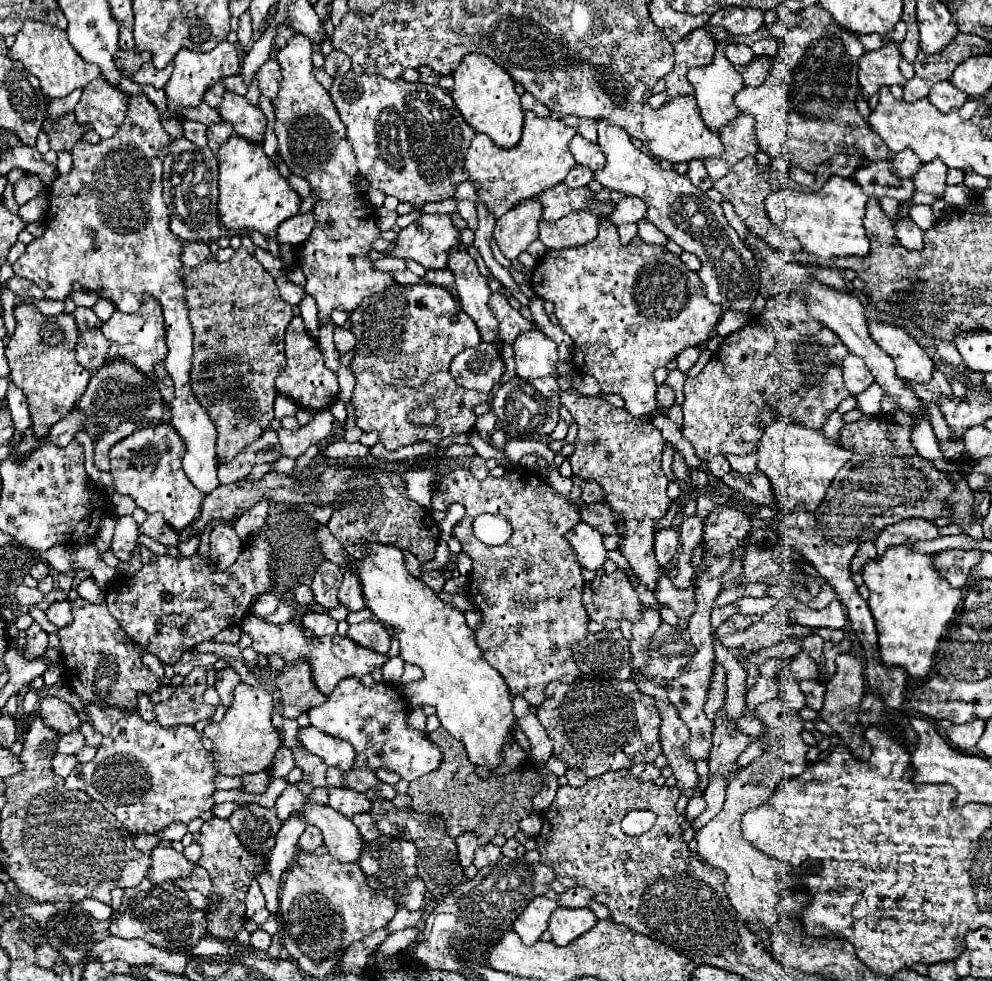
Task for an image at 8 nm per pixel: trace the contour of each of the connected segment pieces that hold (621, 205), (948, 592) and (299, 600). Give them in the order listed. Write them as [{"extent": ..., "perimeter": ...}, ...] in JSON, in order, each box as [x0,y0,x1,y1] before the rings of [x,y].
[{"extent":[608,196,644,226],"perimeter":[[[628,196],[628,198],[622,198],[620,202],[616,202],[612,214],[608,216],[616,226],[620,224],[630,224],[630,222],[638,222],[640,218],[644,218],[644,202],[640,198],[634,198],[634,196]]]},{"extent":[862,542,962,678],"perimeter":[[[906,542],[904,546],[890,546],[882,558],[870,560],[862,572],[864,584],[870,590],[868,606],[870,606],[874,622],[876,622],[876,630],[878,630],[880,658],[888,666],[902,666],[914,678],[924,678],[932,670],[936,646],[942,638],[946,624],[950,622],[950,618],[954,616],[954,612],[962,600],[960,588],[952,588],[948,584],[948,580],[944,580],[942,574],[938,574],[936,566],[934,566],[936,556],[938,554],[916,552],[914,542]]]},{"extent":[294,586,314,606],"perimeter":[[[298,586],[296,592],[294,592],[294,600],[296,600],[296,604],[300,604],[300,606],[308,606],[308,604],[312,604],[314,594],[312,594],[310,586]]]}]

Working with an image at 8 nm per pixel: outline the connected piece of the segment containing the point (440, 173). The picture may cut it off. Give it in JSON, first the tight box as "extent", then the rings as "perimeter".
{"extent":[330,70,476,206],"perimeter":[[[350,70],[344,76],[334,78],[330,96],[346,126],[346,138],[354,148],[358,168],[370,180],[372,188],[378,188],[388,196],[396,196],[400,202],[422,206],[426,202],[450,198],[456,186],[468,178],[464,170],[464,156],[476,132],[458,114],[448,90],[424,82],[412,84],[402,78],[386,80],[380,76],[362,76]]]}

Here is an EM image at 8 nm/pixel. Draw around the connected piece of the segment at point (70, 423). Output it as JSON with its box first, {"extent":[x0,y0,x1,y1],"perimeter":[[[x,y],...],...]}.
{"extent":[46,406,84,446],"perimeter":[[[74,406],[72,412],[68,412],[60,422],[56,422],[56,426],[52,426],[46,440],[56,442],[58,446],[68,446],[70,440],[74,438],[74,434],[82,430],[82,426],[84,426],[84,422],[80,422],[80,410],[76,410],[76,406]]]}

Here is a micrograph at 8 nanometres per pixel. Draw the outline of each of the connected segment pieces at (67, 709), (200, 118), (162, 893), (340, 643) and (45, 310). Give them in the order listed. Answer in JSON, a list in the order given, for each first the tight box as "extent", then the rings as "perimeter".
[{"extent":[38,694,82,734],"perimeter":[[[46,694],[46,696],[42,698],[38,714],[40,714],[40,718],[42,718],[48,726],[52,726],[54,730],[60,730],[62,734],[66,734],[66,732],[70,732],[72,728],[78,728],[78,726],[82,724],[82,722],[78,720],[74,708],[72,708],[68,702],[60,700],[58,696],[50,696],[50,694]]]},{"extent":[180,100,220,126],"perimeter":[[[202,100],[202,102],[200,102],[200,106],[196,106],[196,108],[180,110],[180,114],[182,114],[182,118],[184,118],[184,120],[202,122],[202,124],[206,124],[206,126],[210,126],[212,122],[220,122],[220,114],[218,114],[214,108],[210,108],[204,100]]]},{"extent":[110,882,206,952],"perimeter":[[[162,882],[160,886],[152,886],[148,892],[140,892],[138,896],[130,898],[126,912],[110,924],[110,934],[118,936],[118,938],[142,938],[152,946],[162,946],[162,948],[170,948],[172,952],[190,952],[190,946],[194,946],[202,934],[206,930],[206,914],[192,908],[192,904],[188,902],[188,894],[184,890],[176,890],[174,882]]]},{"extent":[242,616,388,696],"perimeter":[[[246,616],[242,622],[242,632],[246,632],[252,638],[252,648],[258,654],[264,654],[264,656],[280,654],[288,666],[294,662],[308,662],[316,688],[326,696],[334,690],[334,686],[340,680],[362,678],[364,674],[370,674],[376,666],[382,666],[388,660],[388,656],[382,656],[364,646],[358,646],[350,638],[344,638],[344,636],[338,636],[338,640],[336,640],[336,636],[308,638],[304,634],[302,624],[298,624],[298,620],[290,620],[286,624],[268,624],[266,620],[262,620],[258,616]]]},{"extent":[24,298,64,314],"perimeter":[[[24,298],[24,300],[26,302],[32,302],[40,310],[40,314],[60,314],[64,310],[64,304],[62,302],[54,302],[54,300],[48,300],[48,298],[44,298],[44,300]]]}]

